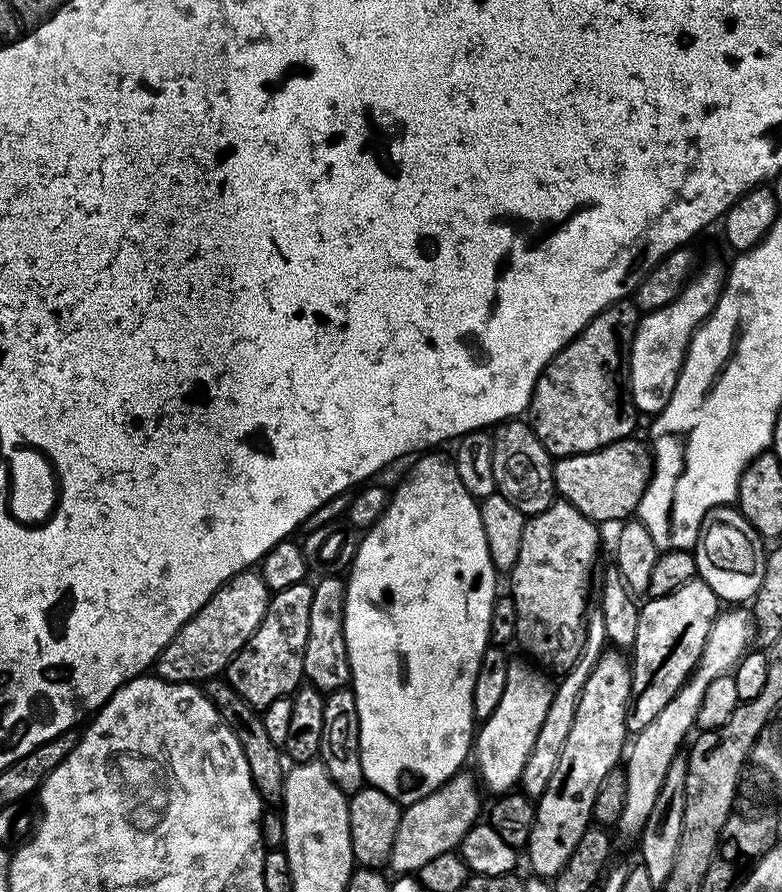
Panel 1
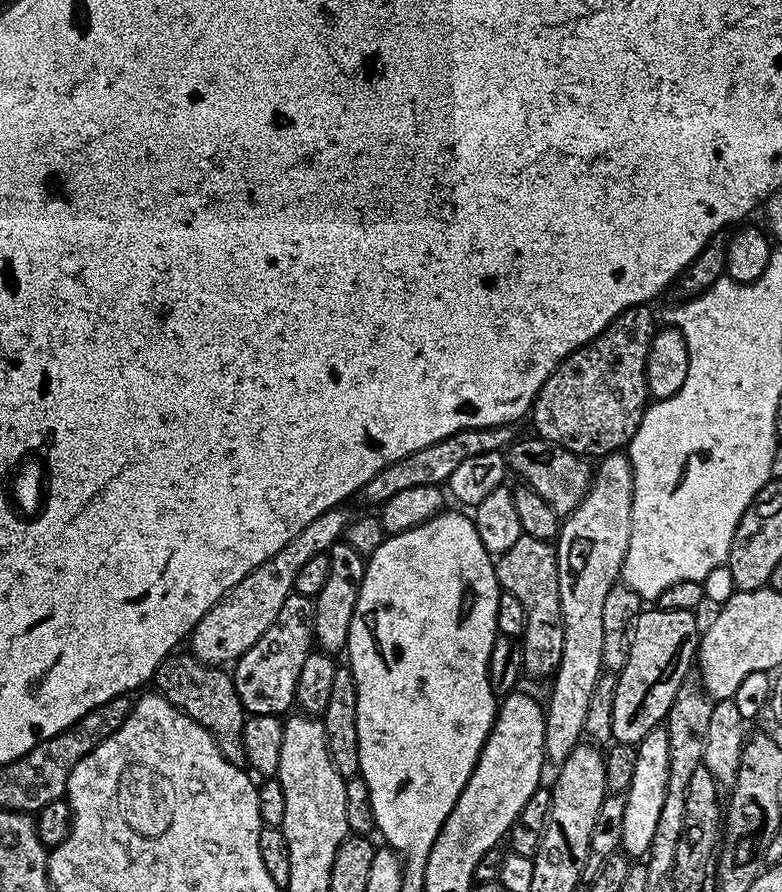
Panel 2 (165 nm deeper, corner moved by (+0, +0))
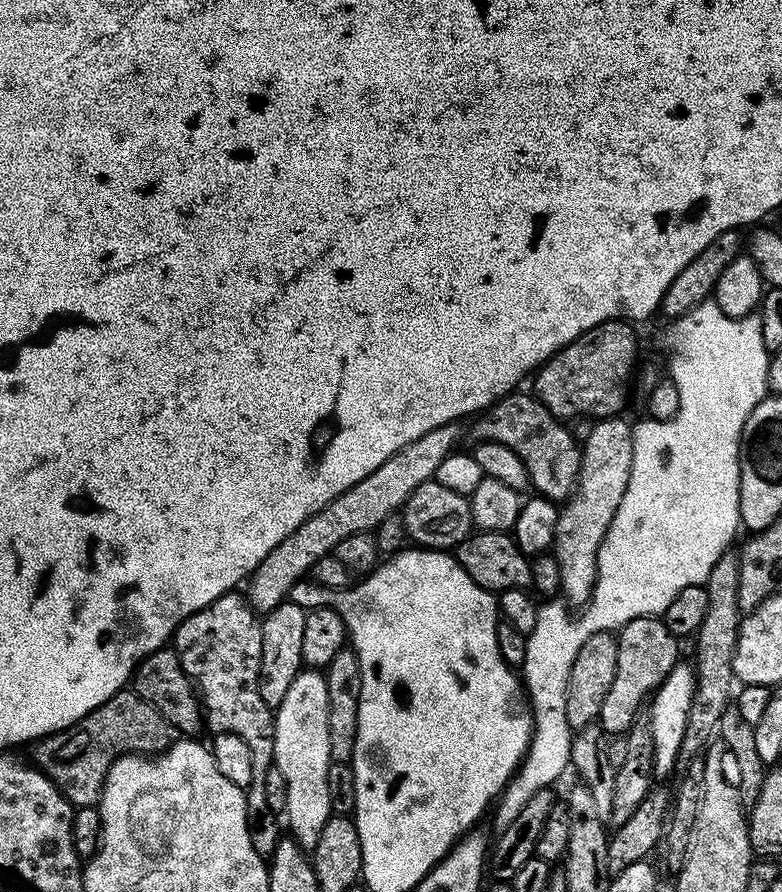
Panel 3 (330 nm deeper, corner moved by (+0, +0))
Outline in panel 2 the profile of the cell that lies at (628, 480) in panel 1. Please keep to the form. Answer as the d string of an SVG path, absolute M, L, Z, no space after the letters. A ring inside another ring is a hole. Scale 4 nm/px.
M537 436L510 444L505 453L505 460L511 473L518 474L523 479L521 481L535 490L561 518L569 516L581 504L592 483L593 469L587 459Z

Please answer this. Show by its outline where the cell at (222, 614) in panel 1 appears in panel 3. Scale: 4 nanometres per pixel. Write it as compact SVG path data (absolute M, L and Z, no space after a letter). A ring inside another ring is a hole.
M459 423L443 424L430 434L422 434L412 444L407 444L402 450L398 450L389 460L382 462L378 470L371 472L362 482L350 486L334 502L330 502L318 514L314 514L298 530L294 530L274 550L264 553L264 560L256 567L256 571L250 577L246 599L257 613L267 614L278 605L289 599L288 591L299 582L303 576L307 577L322 557L335 553L338 542L342 538L350 538L350 534L359 532L372 532L376 530L383 520L388 520L392 515L399 513L404 503L414 494L422 482L433 479L442 466L442 458L446 458L457 447L460 440Z

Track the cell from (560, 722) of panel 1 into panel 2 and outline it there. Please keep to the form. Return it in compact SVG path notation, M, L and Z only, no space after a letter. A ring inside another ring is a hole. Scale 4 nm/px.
M612 452L603 456L595 465L590 488L573 512L561 521L560 532L555 541L556 565L558 566L558 588L561 628L563 630L562 658L552 682L549 702L546 702L544 742L545 757L552 761L561 759L565 753L572 753L578 738L584 732L587 707L591 702L595 686L603 671L603 603L617 580L621 577L625 556L629 550L632 533L633 470L625 453Z

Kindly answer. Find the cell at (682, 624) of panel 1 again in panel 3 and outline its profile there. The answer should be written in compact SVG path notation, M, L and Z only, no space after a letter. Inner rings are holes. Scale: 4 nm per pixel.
M654 616L634 618L619 629L616 636L618 670L614 670L614 683L610 685L606 698L602 698L598 717L598 724L609 737L619 737L637 723L640 707L645 707L646 701L681 659L676 644L679 644L678 638L670 632L665 621Z

